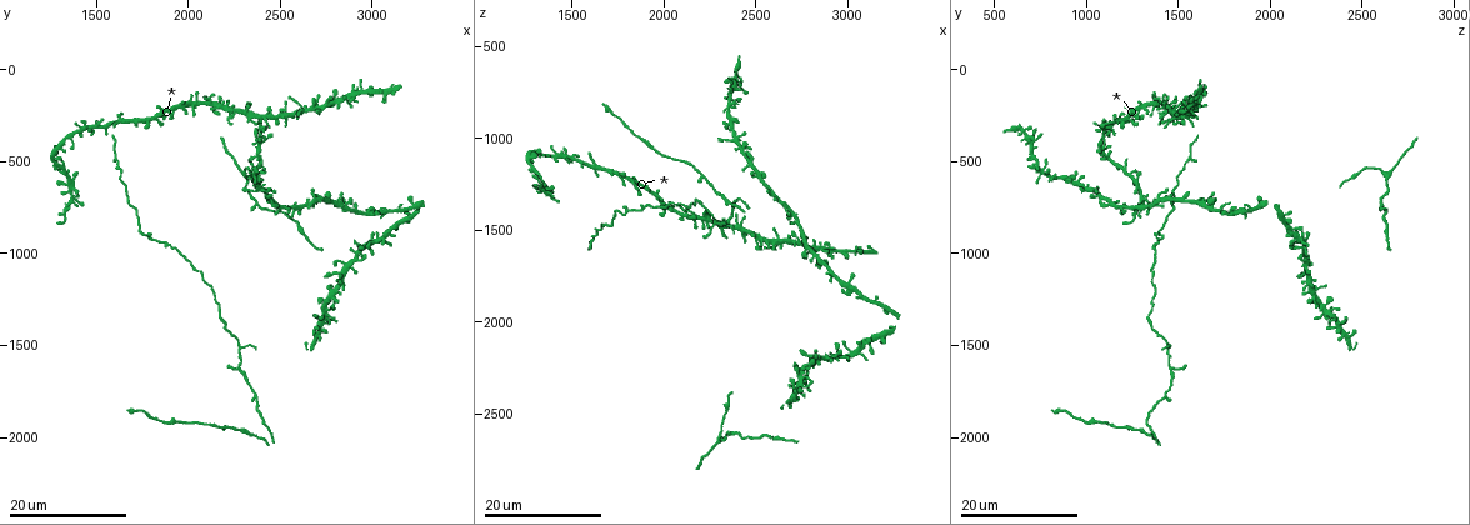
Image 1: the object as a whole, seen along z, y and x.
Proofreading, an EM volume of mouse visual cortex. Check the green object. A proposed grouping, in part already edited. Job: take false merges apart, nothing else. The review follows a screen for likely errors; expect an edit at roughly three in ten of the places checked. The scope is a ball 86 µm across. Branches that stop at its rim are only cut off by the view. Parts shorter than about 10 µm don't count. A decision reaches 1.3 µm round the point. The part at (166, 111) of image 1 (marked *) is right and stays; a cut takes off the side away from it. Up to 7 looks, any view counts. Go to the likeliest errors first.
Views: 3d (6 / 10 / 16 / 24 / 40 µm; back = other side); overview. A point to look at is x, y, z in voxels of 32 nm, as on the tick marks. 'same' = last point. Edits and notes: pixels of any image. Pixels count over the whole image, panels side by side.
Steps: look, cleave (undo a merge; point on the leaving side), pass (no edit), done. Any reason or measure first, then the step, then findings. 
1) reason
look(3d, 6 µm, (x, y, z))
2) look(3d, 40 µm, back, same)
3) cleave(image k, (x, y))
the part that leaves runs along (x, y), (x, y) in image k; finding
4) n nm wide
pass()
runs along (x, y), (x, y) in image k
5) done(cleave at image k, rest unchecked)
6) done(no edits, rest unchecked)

four or more arms meet
look(3d, 16 µm, (1380, 720, 1320))

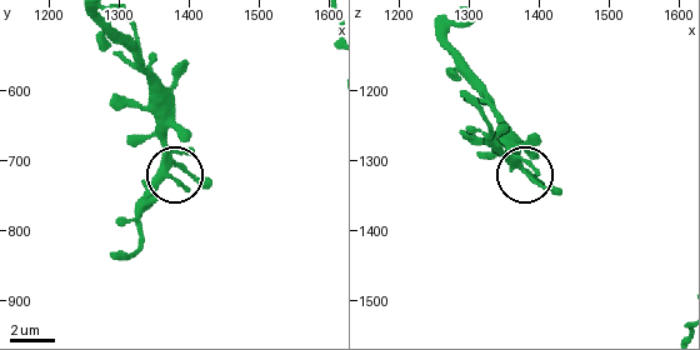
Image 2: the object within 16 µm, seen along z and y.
look(3d, 10 µm, (1375, 705, 1305))

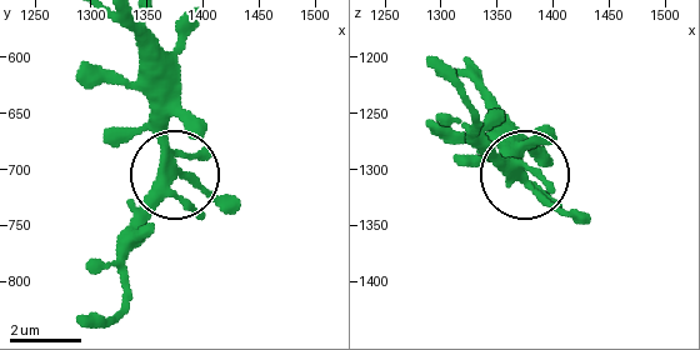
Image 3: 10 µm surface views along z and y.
5 arms
pass()
runs along (124, 24), (171, 175), (118, 235) in image 3; all the same neuron

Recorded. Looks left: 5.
three arms meet
look(3d, 24 µm, (1360, 580, 1240))

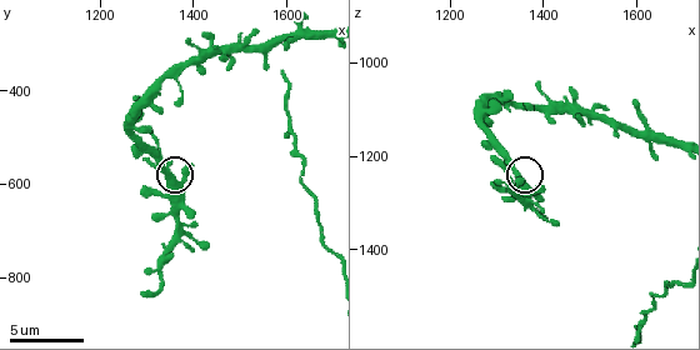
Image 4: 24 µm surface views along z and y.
look(3d, 10 µm, (1350, 585, 1245))

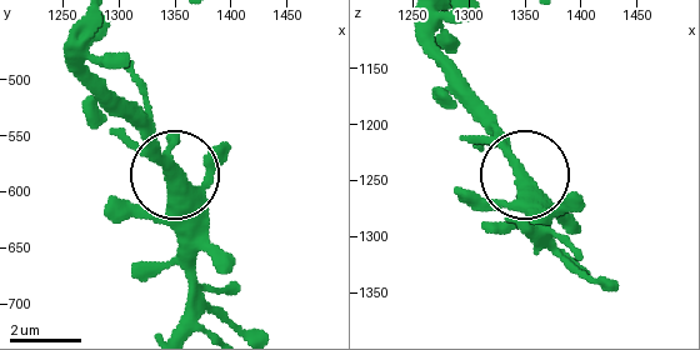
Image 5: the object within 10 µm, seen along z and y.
pass()
runs along (89, 24), (84, 68), (176, 175), (179, 244) in image 5; one neuron here

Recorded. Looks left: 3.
a narrow waist
look(3d, 24 µm, (2380, 1800, 1420))

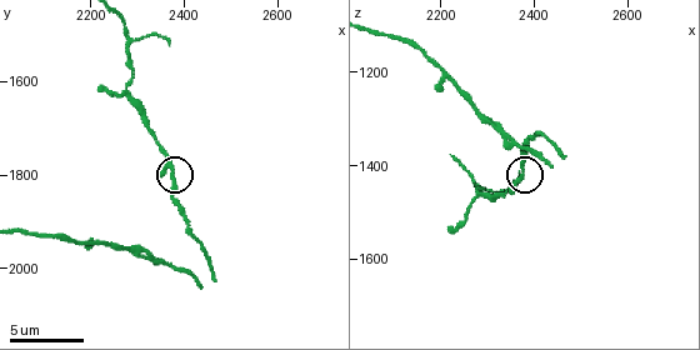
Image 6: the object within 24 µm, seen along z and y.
zoom in
look(3d, 10 µm, (2370, 1800, 1405))

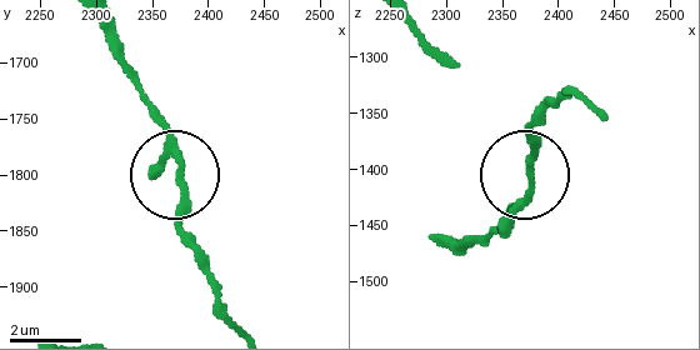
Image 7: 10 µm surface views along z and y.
look(3d, 10 µm, back, (2374, 1794, 1412))

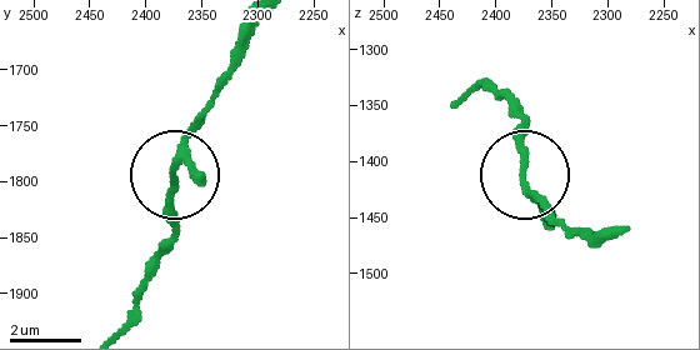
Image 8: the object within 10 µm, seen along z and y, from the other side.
pass()
runs along (260, 23), (173, 175), (170, 253) in image 8; all the same neuron

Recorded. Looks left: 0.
done(no edits, rest unchecked)

